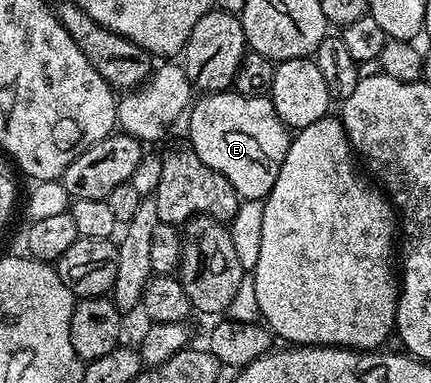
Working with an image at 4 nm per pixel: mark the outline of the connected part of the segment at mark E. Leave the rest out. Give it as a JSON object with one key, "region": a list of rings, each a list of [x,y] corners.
{"region":[[[235,92],[205,93],[191,103],[186,122],[187,118],[190,148],[198,160],[210,164],[214,172],[222,172],[222,176],[234,184],[241,199],[267,198],[274,188],[274,180],[278,180],[290,141],[289,127],[273,108],[271,97],[251,98]]]}

